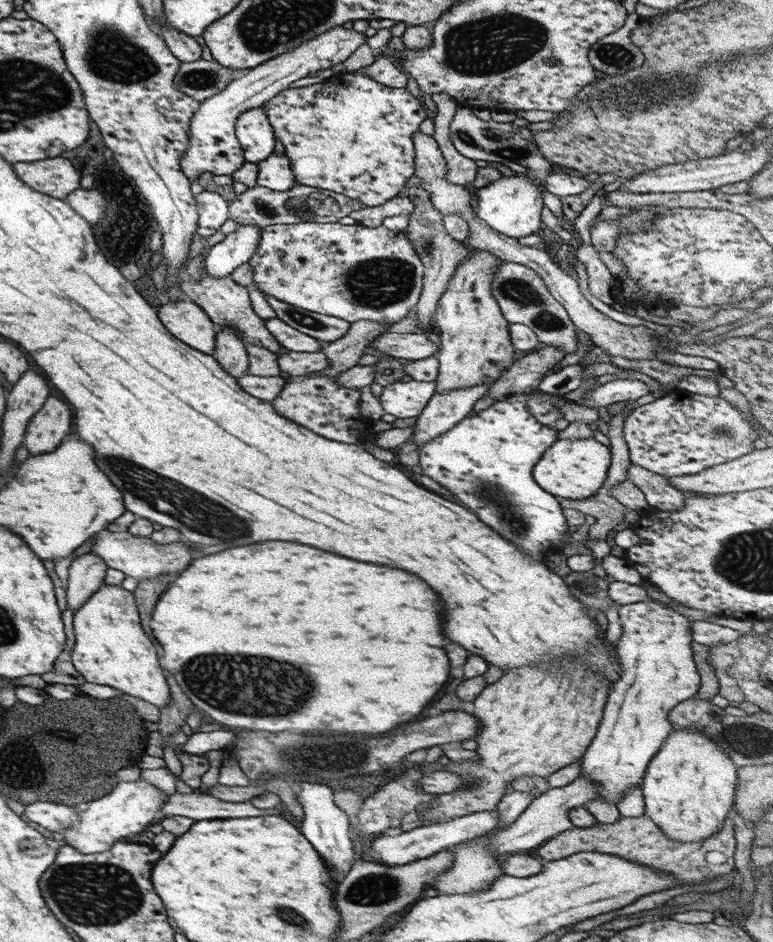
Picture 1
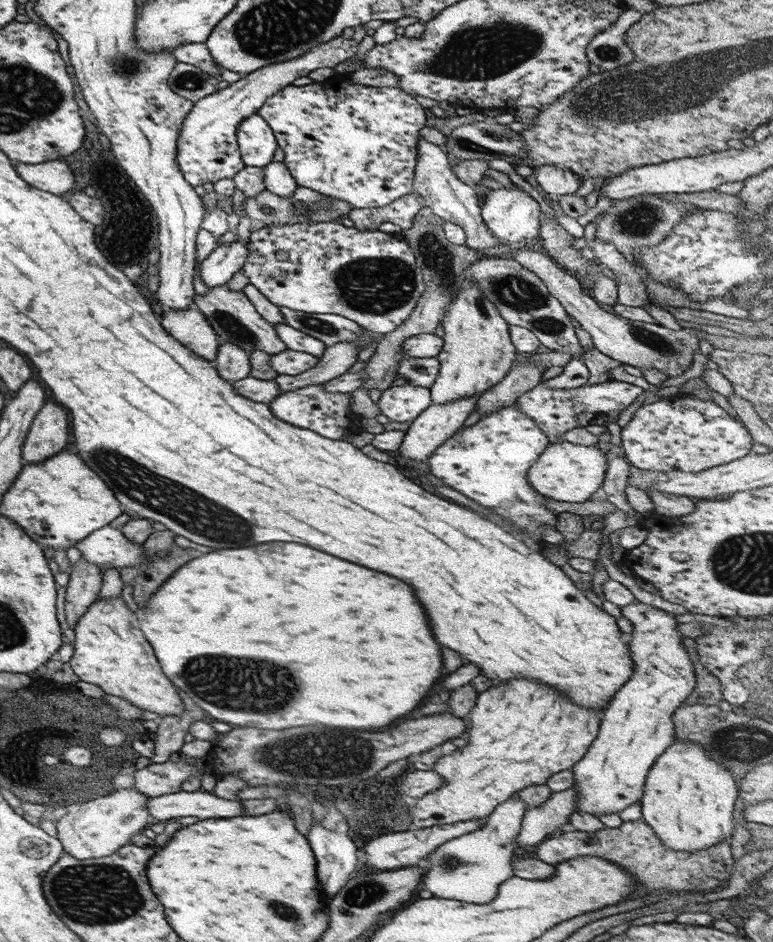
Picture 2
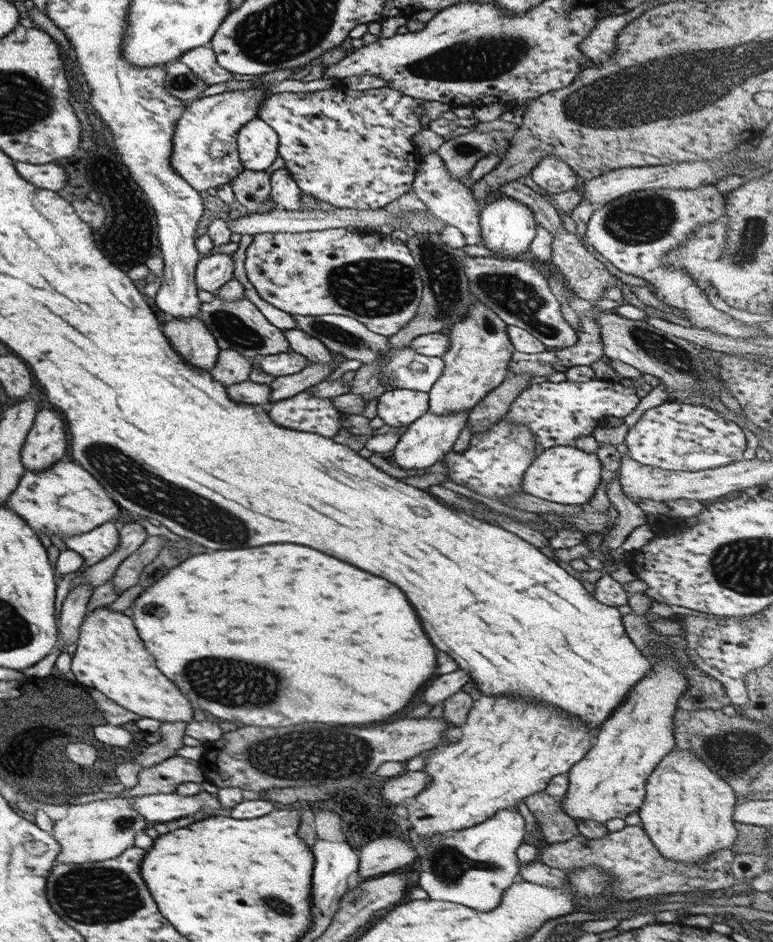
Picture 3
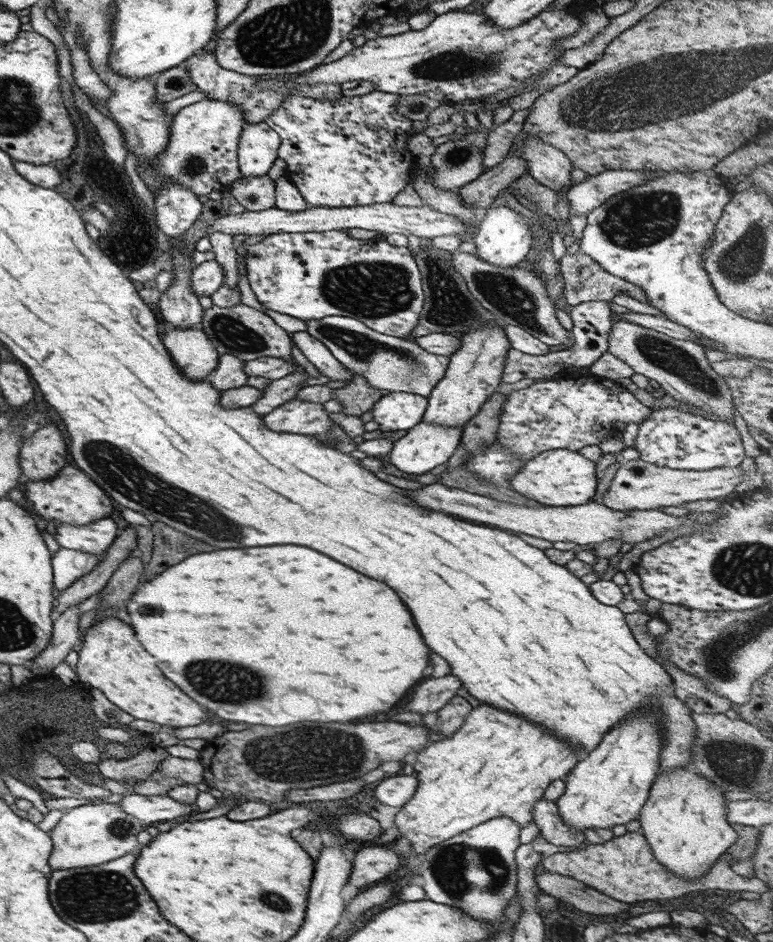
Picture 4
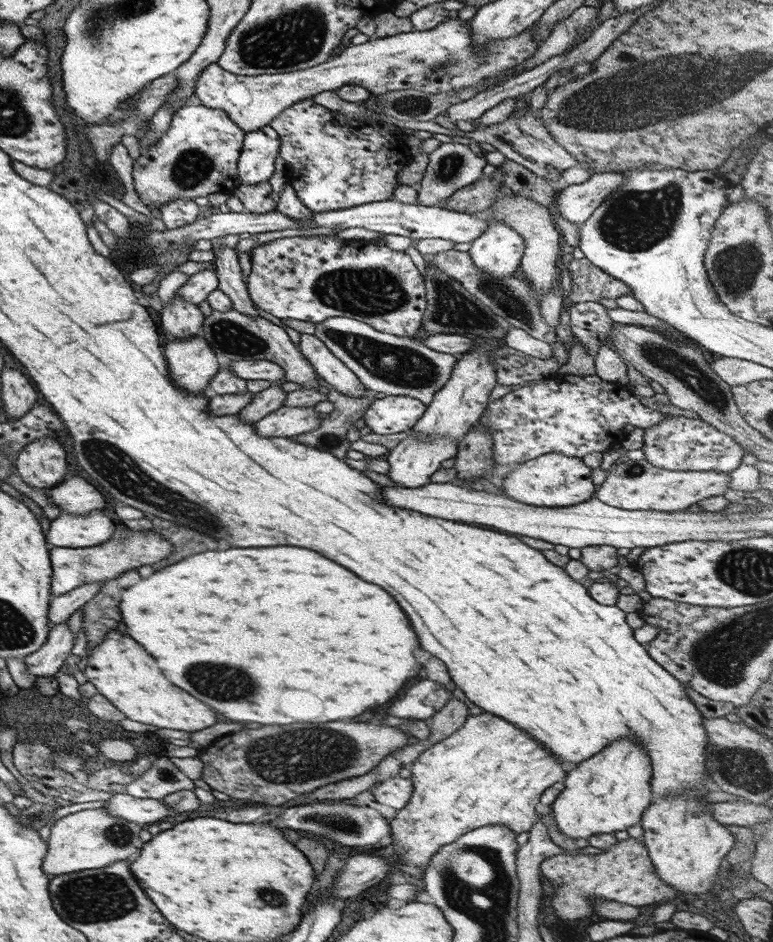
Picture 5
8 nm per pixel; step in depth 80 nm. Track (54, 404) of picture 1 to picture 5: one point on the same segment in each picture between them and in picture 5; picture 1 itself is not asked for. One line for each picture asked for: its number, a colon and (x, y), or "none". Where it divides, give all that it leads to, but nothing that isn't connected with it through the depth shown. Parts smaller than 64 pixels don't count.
2: (47, 434)
3: (45, 442)
4: (41, 455)
5: (41, 463)

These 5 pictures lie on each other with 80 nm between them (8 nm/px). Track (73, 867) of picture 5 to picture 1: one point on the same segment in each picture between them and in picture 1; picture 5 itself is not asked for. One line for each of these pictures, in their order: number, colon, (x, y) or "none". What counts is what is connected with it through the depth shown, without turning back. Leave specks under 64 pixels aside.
1: (130, 807)
2: (101, 825)
3: (95, 831)
4: (87, 835)

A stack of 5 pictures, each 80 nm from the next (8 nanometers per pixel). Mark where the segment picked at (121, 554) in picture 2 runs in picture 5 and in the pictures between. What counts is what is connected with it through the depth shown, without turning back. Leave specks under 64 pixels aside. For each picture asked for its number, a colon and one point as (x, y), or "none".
3: (99, 542)
4: (94, 538)
5: (66, 531)

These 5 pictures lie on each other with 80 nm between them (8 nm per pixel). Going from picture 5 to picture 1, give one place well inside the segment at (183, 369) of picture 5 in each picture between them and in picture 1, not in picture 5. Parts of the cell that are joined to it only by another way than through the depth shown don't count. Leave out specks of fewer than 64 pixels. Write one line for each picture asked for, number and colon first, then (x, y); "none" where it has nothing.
1: (185, 320)
2: (189, 327)
3: (189, 337)
4: (192, 352)

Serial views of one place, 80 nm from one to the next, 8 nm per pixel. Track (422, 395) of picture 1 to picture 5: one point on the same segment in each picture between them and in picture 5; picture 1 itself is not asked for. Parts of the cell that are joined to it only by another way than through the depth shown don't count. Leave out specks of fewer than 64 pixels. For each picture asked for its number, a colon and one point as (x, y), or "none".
2: (400, 403)
3: (398, 407)
4: (393, 411)
5: (387, 415)

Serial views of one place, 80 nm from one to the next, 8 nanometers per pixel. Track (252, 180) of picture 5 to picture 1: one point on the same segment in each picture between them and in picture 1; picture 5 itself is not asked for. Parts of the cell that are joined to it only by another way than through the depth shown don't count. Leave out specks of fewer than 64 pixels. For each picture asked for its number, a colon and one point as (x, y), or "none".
1: (252, 129)
2: (256, 143)
3: (256, 142)
4: (257, 144)

